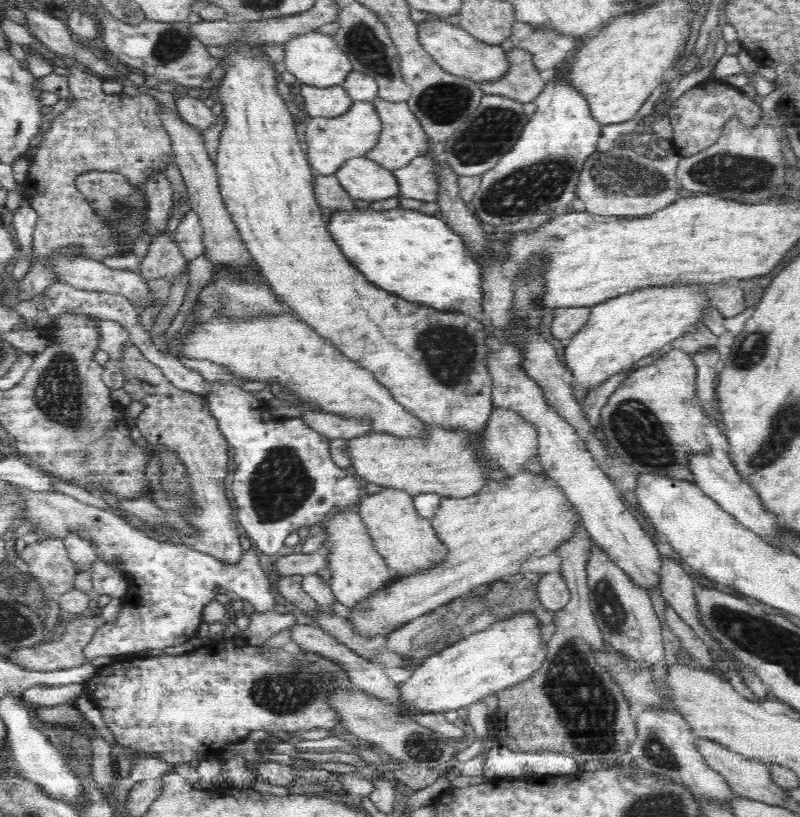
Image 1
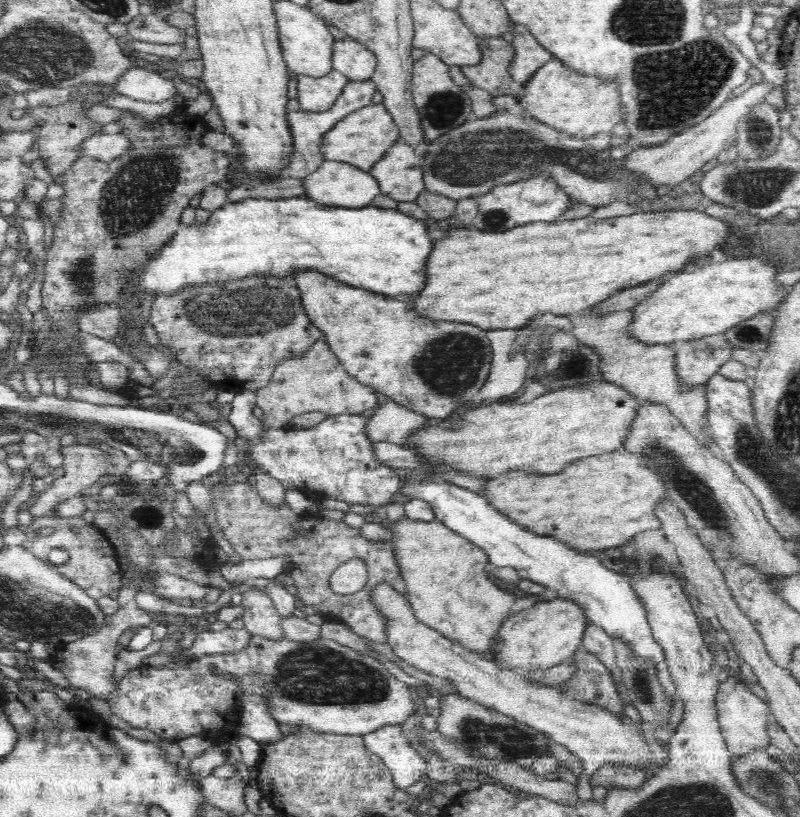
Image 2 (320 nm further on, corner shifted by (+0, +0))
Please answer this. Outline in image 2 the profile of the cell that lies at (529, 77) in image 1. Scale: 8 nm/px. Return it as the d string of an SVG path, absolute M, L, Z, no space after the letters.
M479 37L481 41L481 52L482 52L482 62L481 64L476 64L476 66L462 67L462 73L466 79L470 80L472 85L486 90L493 97L503 96L503 95L513 95L516 93L518 96L523 94L523 86L518 82L514 81L514 78L510 75L510 64L513 63L515 51L512 47L512 43L507 42L502 39L502 37L494 38L482 38Z

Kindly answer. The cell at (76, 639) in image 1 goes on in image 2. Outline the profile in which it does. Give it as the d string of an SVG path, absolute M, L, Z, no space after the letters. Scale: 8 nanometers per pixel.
M123 586L117 596L119 610L114 612L114 614L106 615L106 626L104 628L100 628L96 634L90 634L90 636L80 640L74 640L74 642L59 644L56 647L56 651L48 661L55 669L60 671L66 678L66 681L74 686L74 688L87 690L94 696L98 696L106 701L110 698L110 694L118 688L118 684L114 683L114 666L117 655L115 646L117 645L118 638L128 628L134 627L137 629L148 626L152 622L150 611L141 610L137 606L135 602L136 595L137 590L134 587Z

